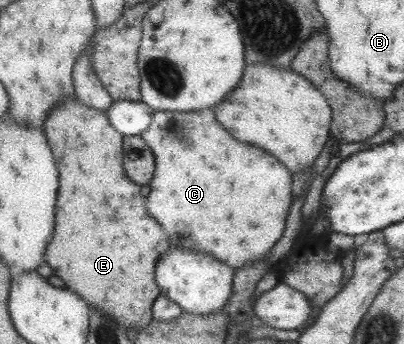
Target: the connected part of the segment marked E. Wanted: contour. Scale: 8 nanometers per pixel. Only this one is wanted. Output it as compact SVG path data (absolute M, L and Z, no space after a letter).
M76 97L58 101L47 113L41 129L56 161L60 183L54 203L54 231L43 253L48 267L70 291L86 301L90 310L94 308L124 327L145 326L152 320L152 300L160 294L153 274L154 261L156 255L162 255L170 245L161 225L152 221L152 216L148 217L140 186L130 183L123 170L123 135L110 125L105 112L78 103Z

